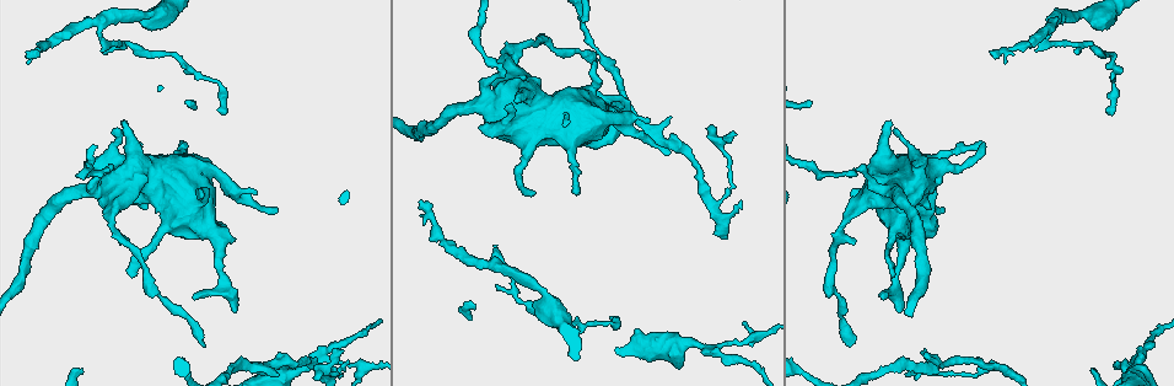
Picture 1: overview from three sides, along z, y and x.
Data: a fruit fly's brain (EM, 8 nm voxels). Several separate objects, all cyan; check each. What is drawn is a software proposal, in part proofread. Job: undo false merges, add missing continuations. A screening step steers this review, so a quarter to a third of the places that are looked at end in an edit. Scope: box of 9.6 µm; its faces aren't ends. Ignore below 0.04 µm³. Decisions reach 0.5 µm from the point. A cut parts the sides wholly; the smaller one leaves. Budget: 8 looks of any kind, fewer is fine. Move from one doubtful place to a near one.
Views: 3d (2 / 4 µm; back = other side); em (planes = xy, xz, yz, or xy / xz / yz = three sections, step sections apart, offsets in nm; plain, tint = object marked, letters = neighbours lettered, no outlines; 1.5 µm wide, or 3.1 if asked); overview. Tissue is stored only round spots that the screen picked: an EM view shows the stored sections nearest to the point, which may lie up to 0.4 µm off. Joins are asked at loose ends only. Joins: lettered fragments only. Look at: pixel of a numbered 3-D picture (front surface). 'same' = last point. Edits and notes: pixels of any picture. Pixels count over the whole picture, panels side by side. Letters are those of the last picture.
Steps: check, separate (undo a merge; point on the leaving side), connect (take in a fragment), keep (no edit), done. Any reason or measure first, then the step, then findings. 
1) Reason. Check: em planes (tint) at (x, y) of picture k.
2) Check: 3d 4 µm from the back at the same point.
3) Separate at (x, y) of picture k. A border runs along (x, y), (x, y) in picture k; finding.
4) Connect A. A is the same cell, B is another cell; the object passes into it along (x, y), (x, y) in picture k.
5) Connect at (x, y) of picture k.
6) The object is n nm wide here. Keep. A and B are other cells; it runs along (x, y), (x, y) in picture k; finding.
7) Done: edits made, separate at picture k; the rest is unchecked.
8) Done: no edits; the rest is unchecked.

Free end. Check: 3d 4 µm at (205, 344) of picture 1.

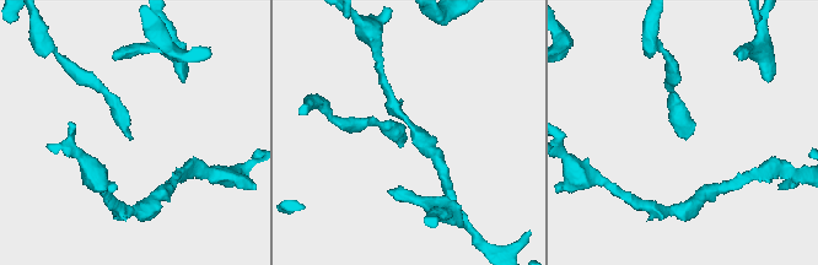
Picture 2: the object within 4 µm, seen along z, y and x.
Now the EM. Check: em planes (tint) at (130, 139) of picture 2.

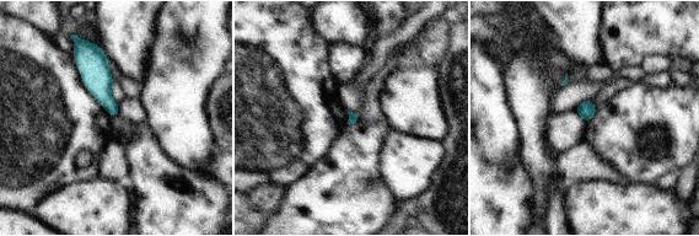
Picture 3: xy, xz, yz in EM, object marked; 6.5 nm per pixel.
Check: em planes (letters) at the same point.

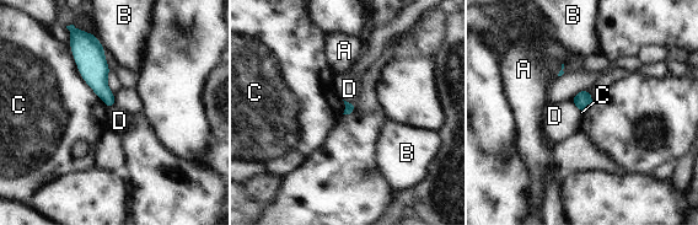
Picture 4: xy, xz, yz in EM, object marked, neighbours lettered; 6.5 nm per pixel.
Keep. A, B, C and D are other cells; a border runs along (69, 43), (79, 74), (108, 108) in picture 4; none of them fits.

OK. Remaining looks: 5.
An open end. Check: em planes (tint) at (421, 199) of picture 1.

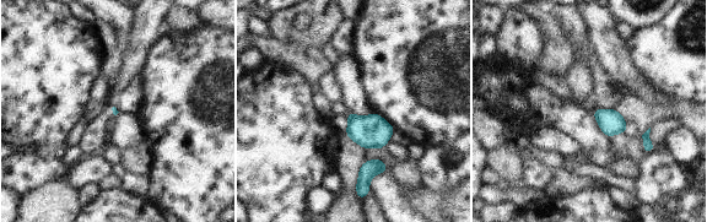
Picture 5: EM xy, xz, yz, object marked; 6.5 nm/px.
Check: em planes (letters) at the same point.

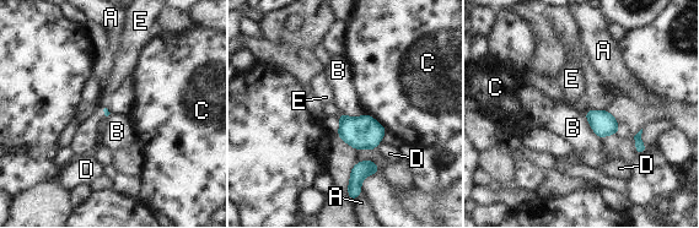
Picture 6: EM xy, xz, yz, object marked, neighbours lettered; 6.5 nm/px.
The longest contact is with B, 200 nm. Keep. A, B, C, D and E are other cells; a border runs along (582, 114), (591, 130), (601, 139) in picture 6; no lettered fragment goes on from it.

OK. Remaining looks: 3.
An open end. Check: 3d 4 µm at (740, 200) of picture 1.

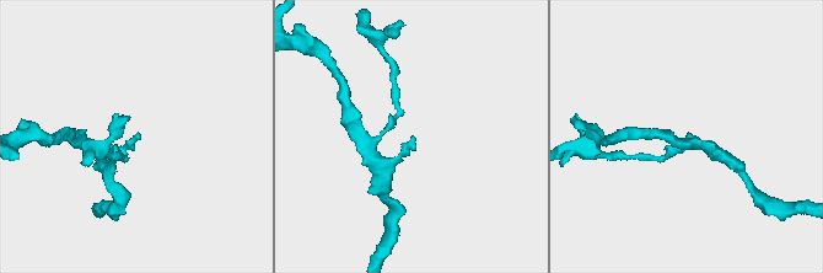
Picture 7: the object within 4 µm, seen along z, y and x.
Now the EM. Check: em planes (letters) at (414, 139) of picture 7.

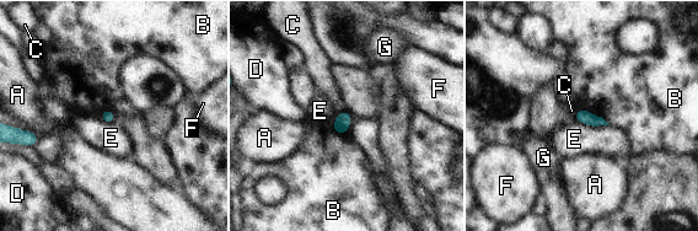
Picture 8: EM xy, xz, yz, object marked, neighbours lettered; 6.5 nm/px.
Keep. A, B, C, D, E, F and G are other cells; a border runs along (575, 119), (590, 125), (608, 125) in picture 8; none of them fits.

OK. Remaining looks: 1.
Done: no edits; the rest is unchecked.

